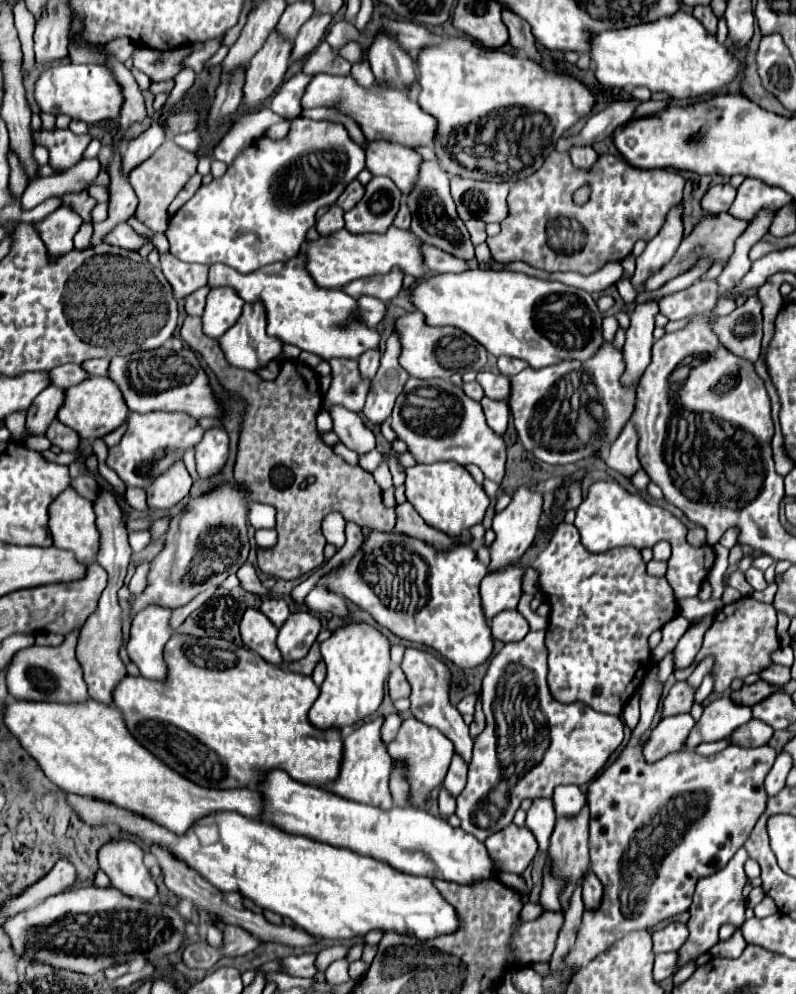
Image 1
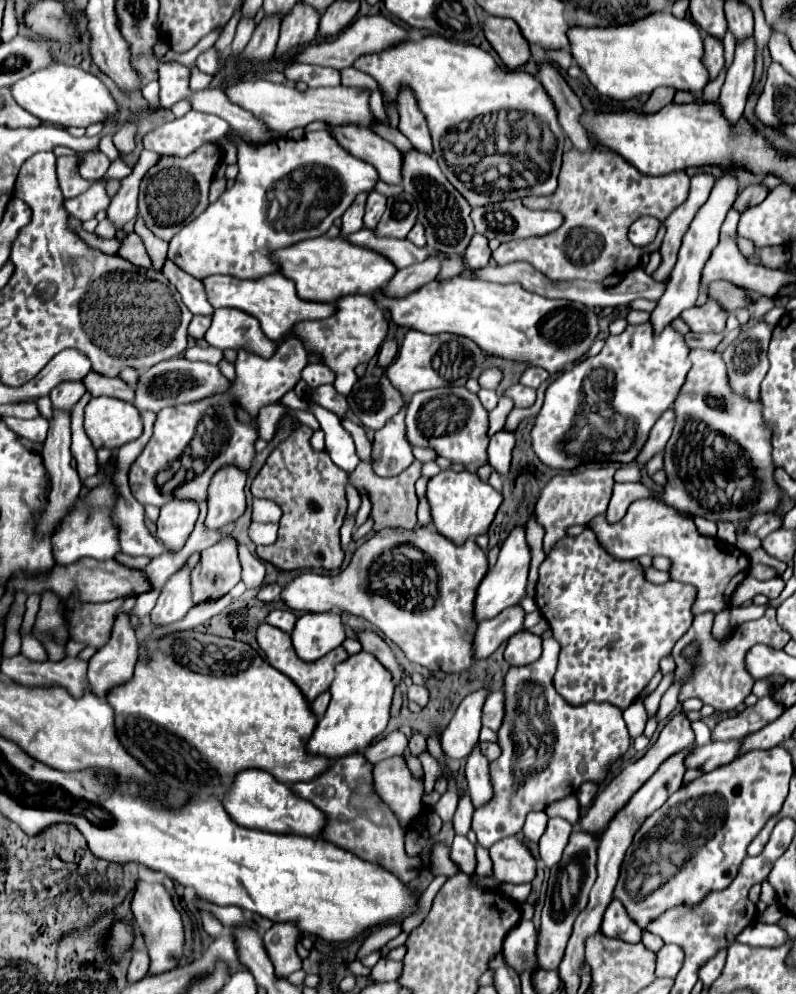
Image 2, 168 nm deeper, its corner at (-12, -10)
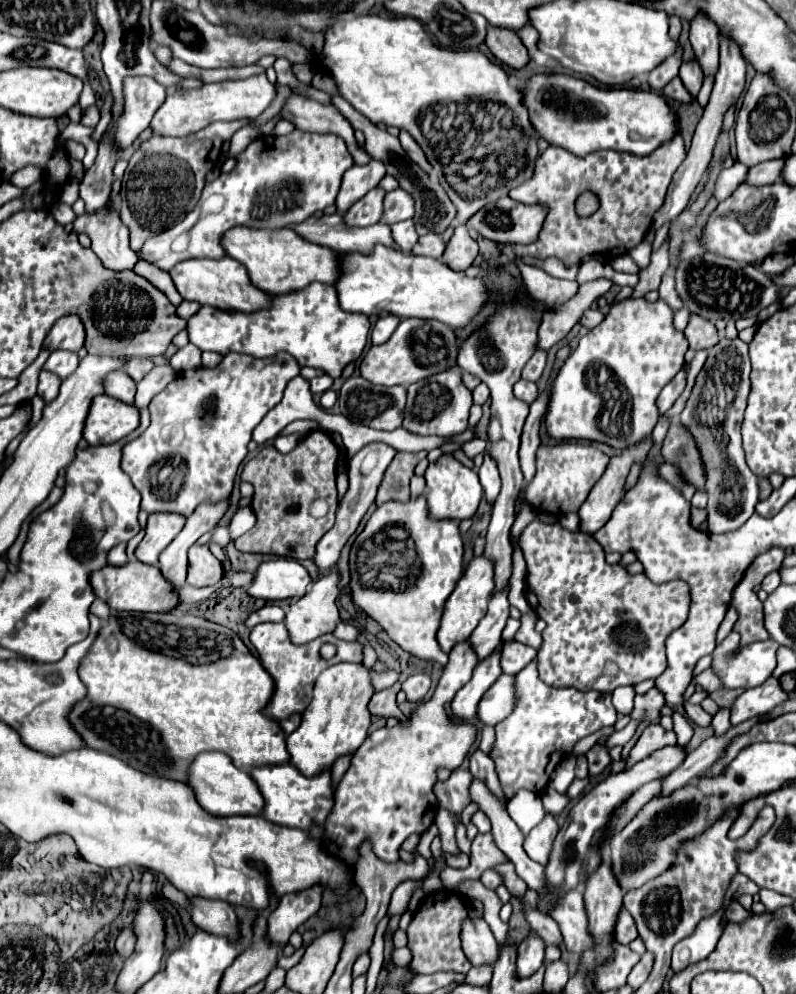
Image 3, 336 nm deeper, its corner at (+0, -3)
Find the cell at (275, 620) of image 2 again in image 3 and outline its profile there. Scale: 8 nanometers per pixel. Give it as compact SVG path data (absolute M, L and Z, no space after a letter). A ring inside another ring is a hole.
M266 605L258 611L254 611L250 617L248 617L248 627L254 627L258 623L264 623L264 621L282 621L284 619L284 609L278 607L278 605Z

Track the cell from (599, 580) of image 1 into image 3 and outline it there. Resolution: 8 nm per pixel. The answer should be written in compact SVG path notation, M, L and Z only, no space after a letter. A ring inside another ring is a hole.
M532 521L522 537L520 537L520 547L522 547L522 553L524 553L524 559L526 559L526 599L532 607L532 611L546 621L546 629L542 631L542 649L538 653L538 671L540 671L540 679L550 685L550 687L558 687L558 689L564 689L564 687L574 687L578 691L602 691L602 693L612 693L616 687L620 685L636 685L644 679L656 679L664 669L666 669L666 653L664 653L664 639L674 631L678 629L686 617L688 617L688 609L690 609L690 589L684 581L680 579L674 579L674 581L666 581L666 583L652 583L644 573L640 575L630 575L626 573L626 569L622 565L610 565L606 563L604 559L604 549L600 547L600 543L592 537L592 535L586 535L586 533L572 533L568 529L564 529L560 523L556 525L544 525L540 521Z

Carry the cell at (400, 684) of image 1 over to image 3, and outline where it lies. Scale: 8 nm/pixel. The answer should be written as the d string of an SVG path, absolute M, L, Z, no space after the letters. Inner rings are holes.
M412 675L402 683L402 691L406 693L408 701L422 701L430 689L430 677L428 675Z

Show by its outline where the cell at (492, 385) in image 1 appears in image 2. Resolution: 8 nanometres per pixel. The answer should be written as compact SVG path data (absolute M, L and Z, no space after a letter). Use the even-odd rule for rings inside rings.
M522 384L512 386L506 396L510 396L514 400L514 406L518 408L530 408L536 402L536 390L534 388L526 388Z

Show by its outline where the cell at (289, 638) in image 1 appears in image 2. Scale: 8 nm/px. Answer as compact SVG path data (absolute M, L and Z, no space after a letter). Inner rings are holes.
M306 612L292 630L294 650L304 662L322 658L344 640L346 632L338 612Z

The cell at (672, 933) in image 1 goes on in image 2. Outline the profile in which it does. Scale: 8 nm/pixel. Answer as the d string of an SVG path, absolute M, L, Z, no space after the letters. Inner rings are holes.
M674 944L662 946L656 954L656 978L674 978L680 970L684 954Z

